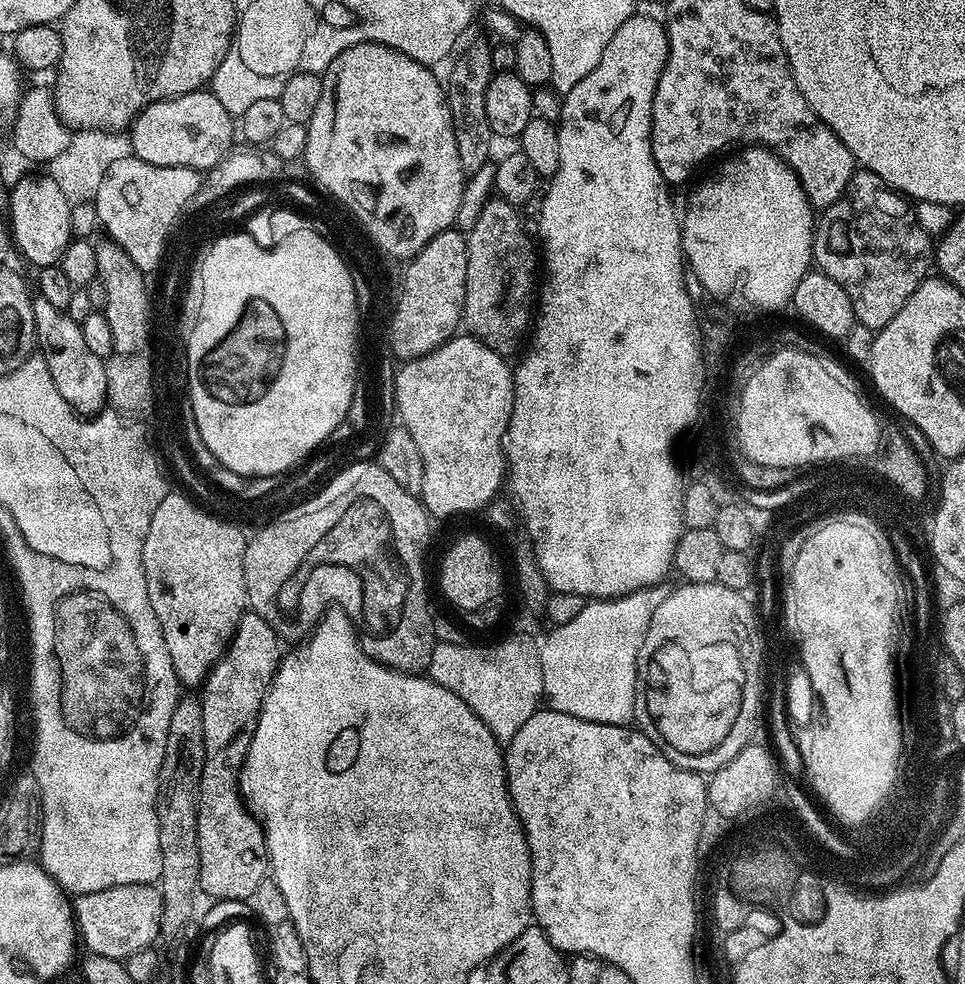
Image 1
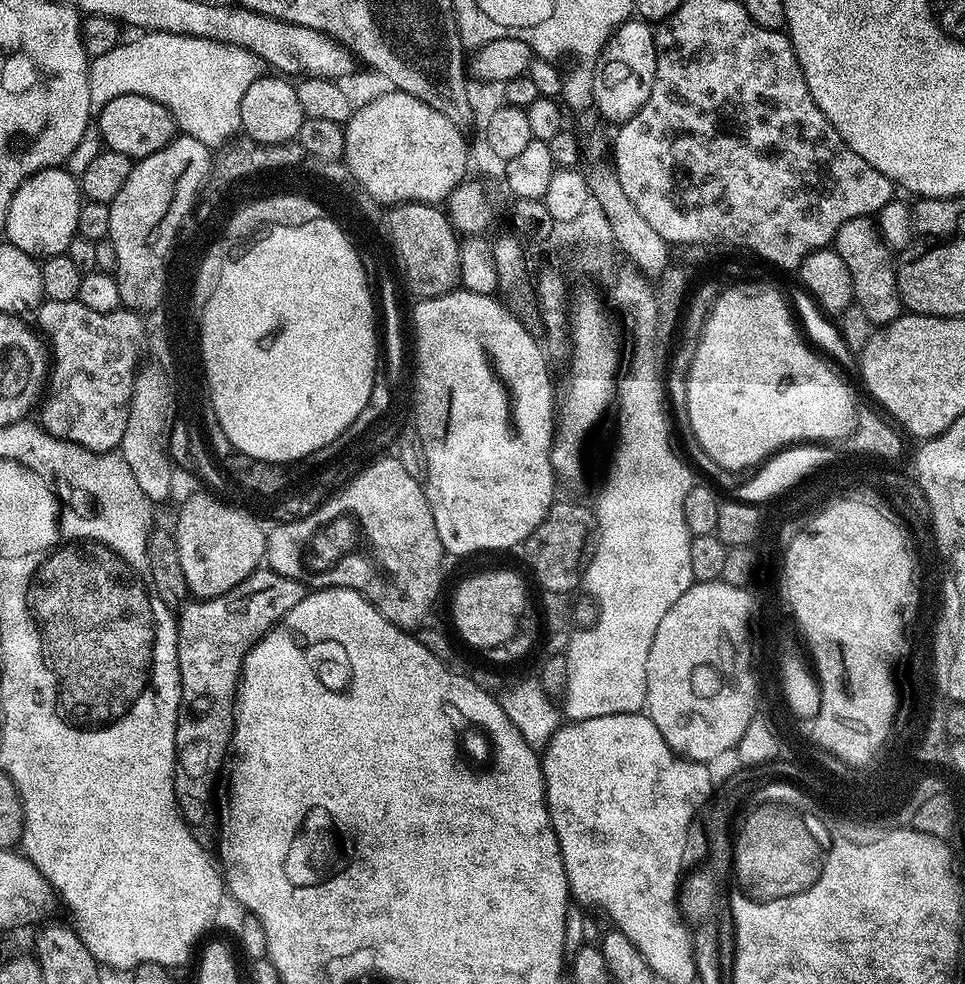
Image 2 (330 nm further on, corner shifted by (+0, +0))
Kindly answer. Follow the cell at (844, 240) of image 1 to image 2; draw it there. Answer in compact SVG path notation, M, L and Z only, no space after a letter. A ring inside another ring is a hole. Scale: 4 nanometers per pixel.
M867 216L850 218L850 222L846 222L846 226L838 230L834 247L842 262L846 262L846 270L850 270L852 299L865 312L866 318L870 318L873 326L889 324L901 316L896 260L892 249L888 248L884 239L880 237L875 219Z

